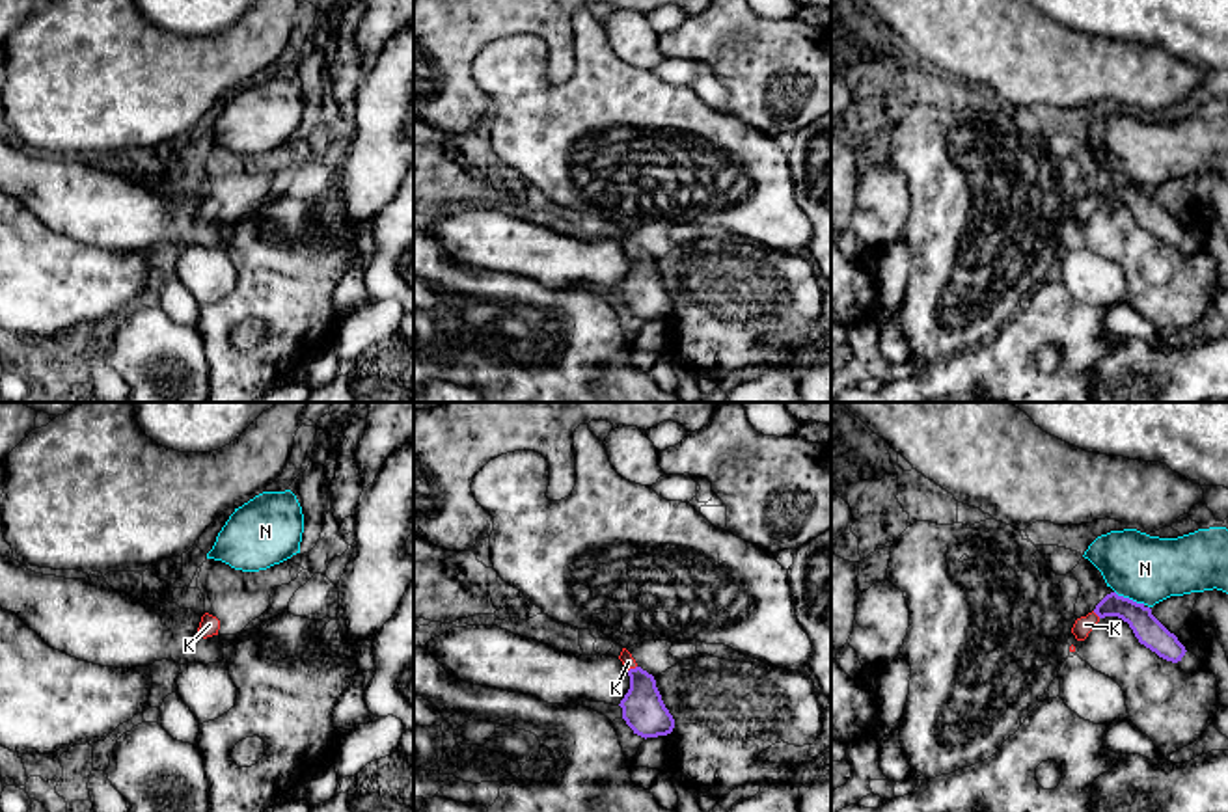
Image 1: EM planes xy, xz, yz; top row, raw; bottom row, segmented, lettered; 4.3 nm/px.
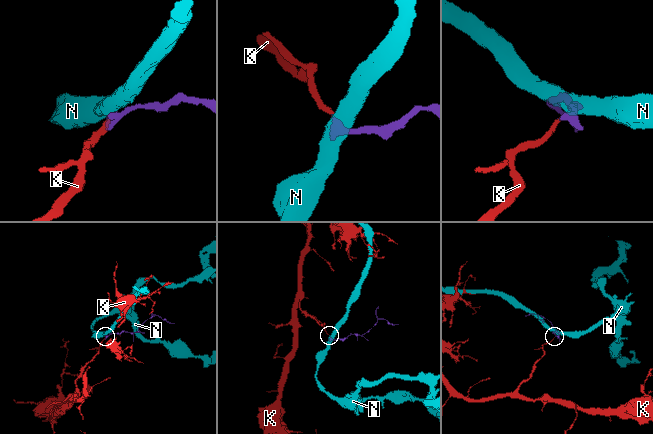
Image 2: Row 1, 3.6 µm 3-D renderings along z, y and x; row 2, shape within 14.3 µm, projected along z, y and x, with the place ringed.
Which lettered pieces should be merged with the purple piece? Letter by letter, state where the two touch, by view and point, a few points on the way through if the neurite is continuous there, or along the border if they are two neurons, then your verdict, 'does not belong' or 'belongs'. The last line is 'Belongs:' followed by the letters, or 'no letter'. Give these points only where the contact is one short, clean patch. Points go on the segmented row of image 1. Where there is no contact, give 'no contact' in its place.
K: xz (632, 669) | across xz (643, 710), (643, 686), (632, 669), (628, 662) | belongs
N: yz (1128, 598) | along yz (1115, 591), (1145, 604) | does not belong
Belongs: K

